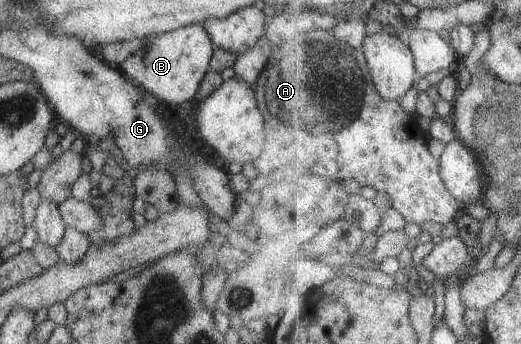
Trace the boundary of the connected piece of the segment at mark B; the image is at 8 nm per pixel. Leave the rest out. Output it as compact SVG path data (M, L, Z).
M191 24L181 26L171 32L151 36L150 42L144 52L137 52L120 66L129 80L133 80L137 86L151 92L159 101L168 104L181 105L184 102L191 102L199 91L203 78L209 72L209 62L213 57L214 46L205 32L203 24Z

